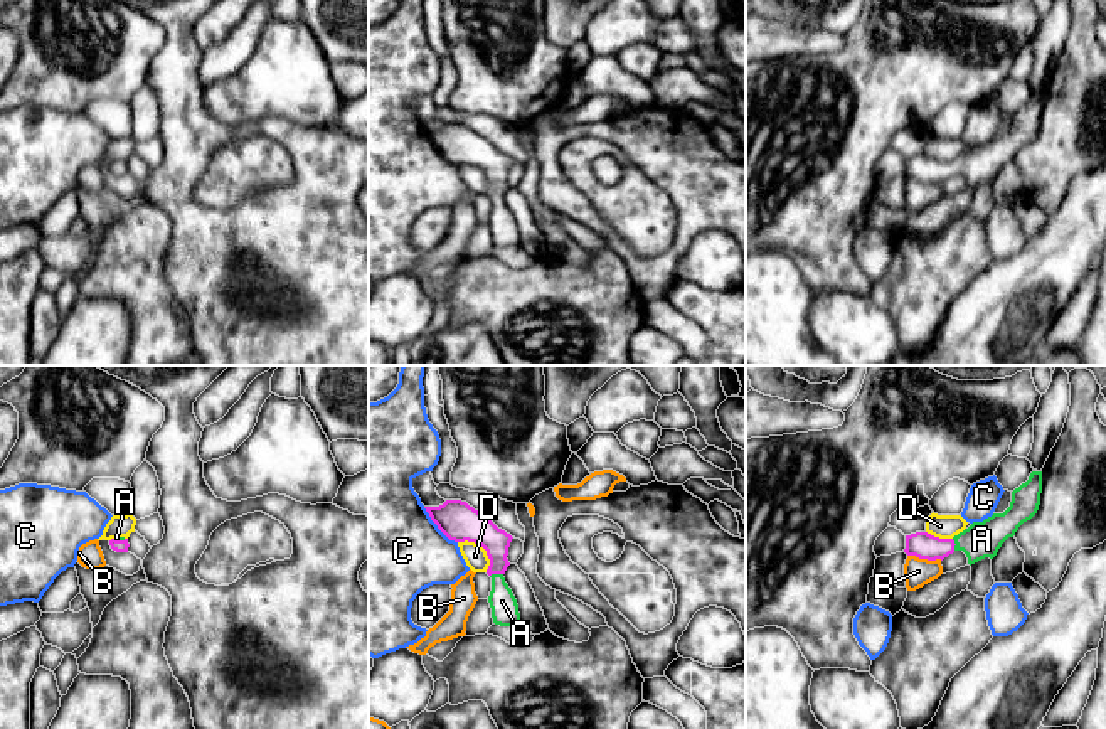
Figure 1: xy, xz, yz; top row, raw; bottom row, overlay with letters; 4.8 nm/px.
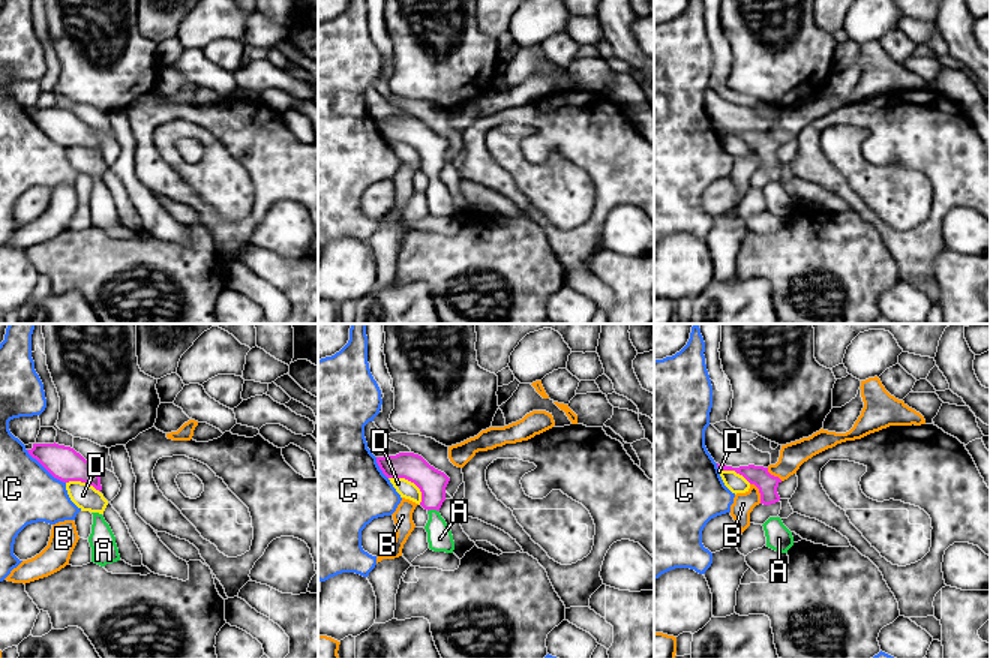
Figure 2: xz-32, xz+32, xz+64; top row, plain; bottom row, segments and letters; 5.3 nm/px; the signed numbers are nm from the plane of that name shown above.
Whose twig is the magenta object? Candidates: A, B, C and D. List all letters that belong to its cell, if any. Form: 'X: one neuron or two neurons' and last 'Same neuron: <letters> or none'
A: one neuron
B: two neurons
C: two neurons
D: two neurons
Same neuron: A

